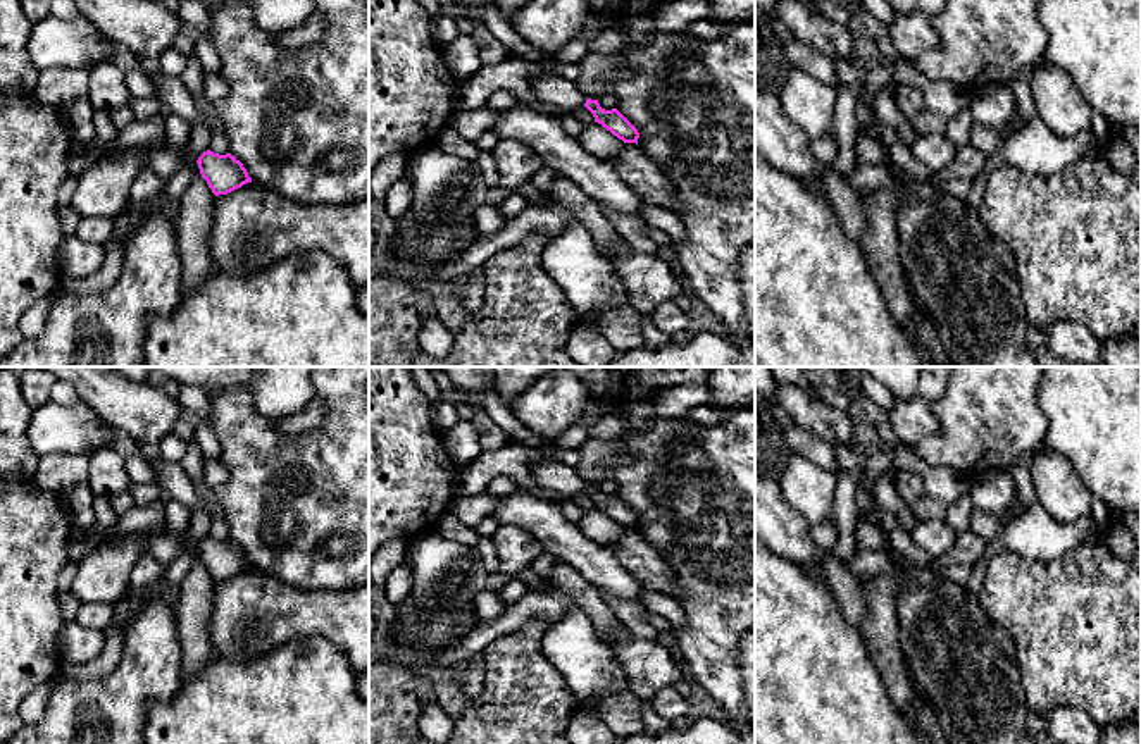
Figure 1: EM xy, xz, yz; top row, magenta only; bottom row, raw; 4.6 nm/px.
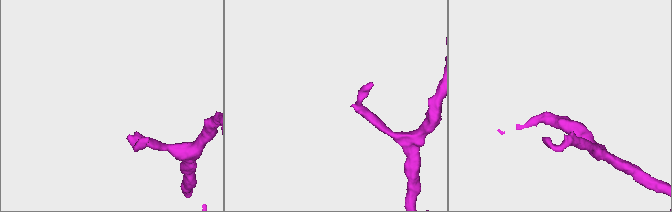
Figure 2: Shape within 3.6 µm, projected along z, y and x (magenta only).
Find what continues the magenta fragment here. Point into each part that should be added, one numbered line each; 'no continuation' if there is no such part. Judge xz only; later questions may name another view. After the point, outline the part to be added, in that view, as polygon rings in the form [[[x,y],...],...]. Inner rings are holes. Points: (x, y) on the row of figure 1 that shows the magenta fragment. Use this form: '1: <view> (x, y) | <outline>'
1: xz (550, 88) | [[[548,71],[531,78],[531,86],[541,103],[558,107],[564,112],[584,107],[588,100],[588,96],[577,88],[576,81],[569,81]]]

